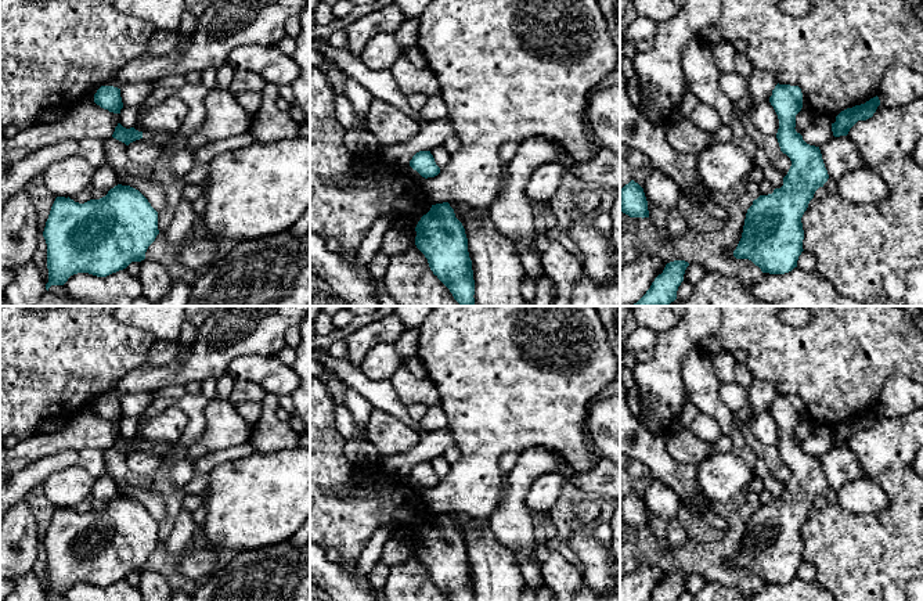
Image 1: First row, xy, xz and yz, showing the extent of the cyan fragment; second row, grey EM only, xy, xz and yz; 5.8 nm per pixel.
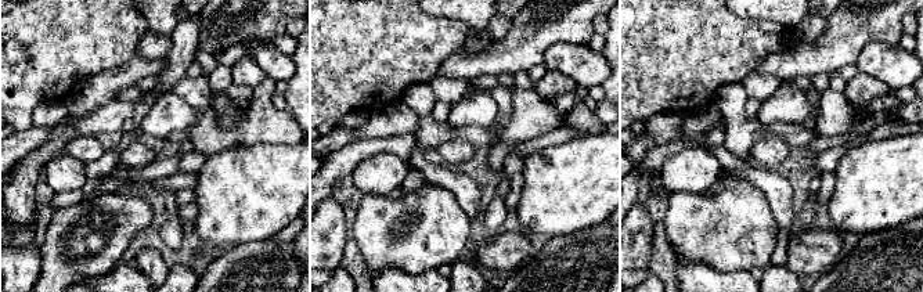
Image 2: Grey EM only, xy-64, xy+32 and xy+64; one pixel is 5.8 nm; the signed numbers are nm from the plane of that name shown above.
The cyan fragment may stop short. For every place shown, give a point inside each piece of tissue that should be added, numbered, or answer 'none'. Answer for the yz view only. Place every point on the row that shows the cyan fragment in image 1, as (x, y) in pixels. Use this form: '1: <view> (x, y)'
none

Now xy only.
1: xy (165, 140)

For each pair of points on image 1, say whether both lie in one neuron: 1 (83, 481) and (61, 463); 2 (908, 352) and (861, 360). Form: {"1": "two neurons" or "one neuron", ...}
{"1": "two neurons", "2": "one neuron"}

